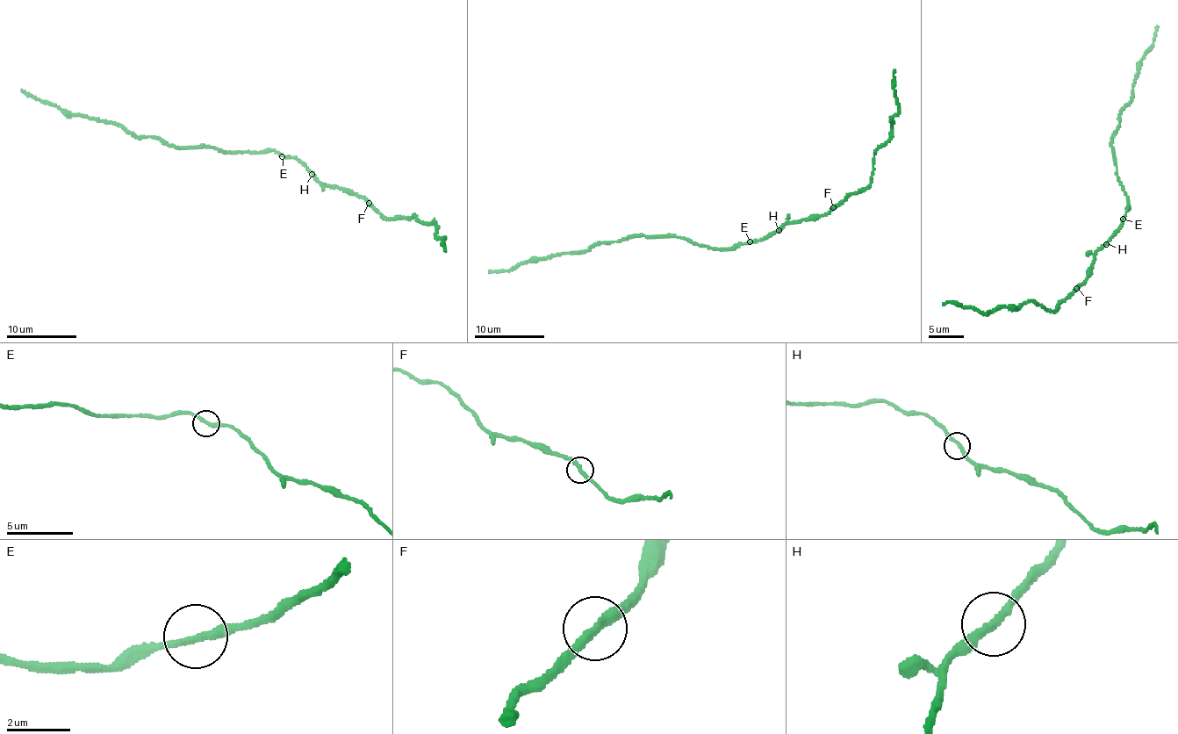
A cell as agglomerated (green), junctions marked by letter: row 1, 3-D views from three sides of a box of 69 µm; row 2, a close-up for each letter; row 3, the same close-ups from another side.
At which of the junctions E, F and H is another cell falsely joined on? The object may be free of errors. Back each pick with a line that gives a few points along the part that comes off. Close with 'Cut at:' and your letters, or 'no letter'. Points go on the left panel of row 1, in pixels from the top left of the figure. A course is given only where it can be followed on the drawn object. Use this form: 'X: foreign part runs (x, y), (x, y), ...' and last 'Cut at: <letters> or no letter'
Cut at: no letter

